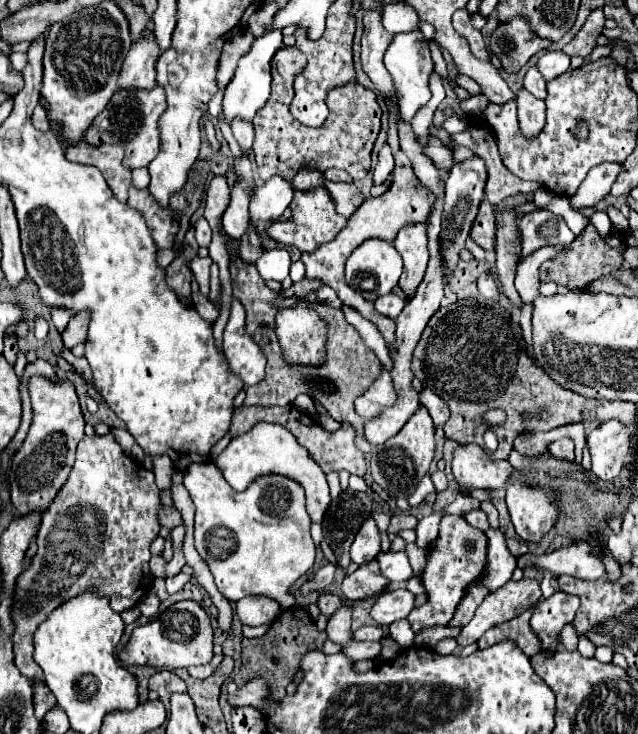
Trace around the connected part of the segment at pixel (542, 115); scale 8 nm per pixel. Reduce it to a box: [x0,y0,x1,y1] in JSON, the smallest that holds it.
[516,90,546,138]

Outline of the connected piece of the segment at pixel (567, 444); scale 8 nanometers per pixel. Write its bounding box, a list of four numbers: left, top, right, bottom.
[550,438,574,460]

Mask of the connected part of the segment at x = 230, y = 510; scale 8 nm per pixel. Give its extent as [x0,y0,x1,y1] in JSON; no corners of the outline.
[184,462,316,608]

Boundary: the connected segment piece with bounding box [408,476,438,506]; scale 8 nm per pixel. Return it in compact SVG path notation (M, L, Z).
M424 476L424 478L420 480L420 484L418 484L416 492L408 498L410 506L418 506L418 504L420 504L428 494L432 494L432 492L438 492L438 490L436 490L436 486L434 486L432 478L430 478L430 476Z

